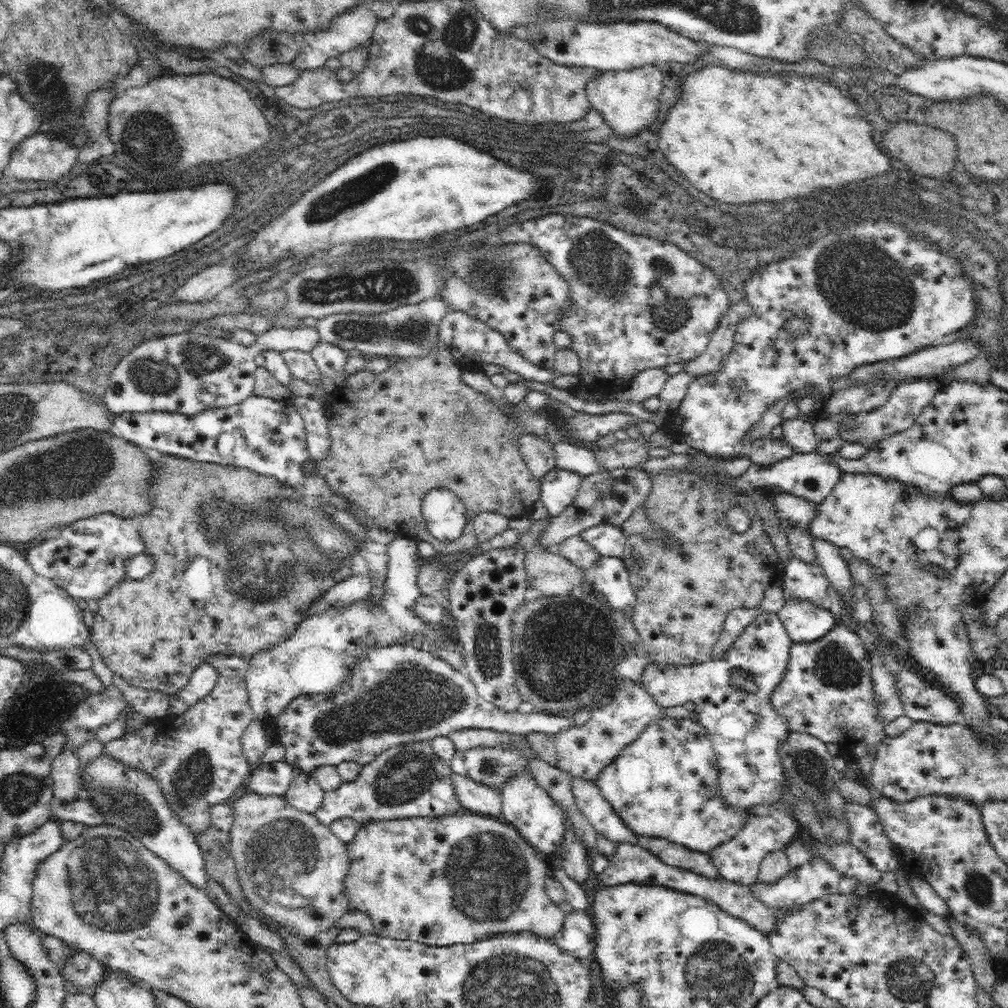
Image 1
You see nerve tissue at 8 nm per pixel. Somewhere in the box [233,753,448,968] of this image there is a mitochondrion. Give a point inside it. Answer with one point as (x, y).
(281, 852)

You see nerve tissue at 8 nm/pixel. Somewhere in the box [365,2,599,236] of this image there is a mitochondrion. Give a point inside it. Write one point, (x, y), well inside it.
(439, 64)

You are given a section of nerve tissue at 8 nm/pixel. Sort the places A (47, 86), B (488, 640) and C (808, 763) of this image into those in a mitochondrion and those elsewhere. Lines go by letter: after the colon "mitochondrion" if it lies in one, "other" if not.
A: mitochondrion
B: mitochondrion
C: mitochondrion

